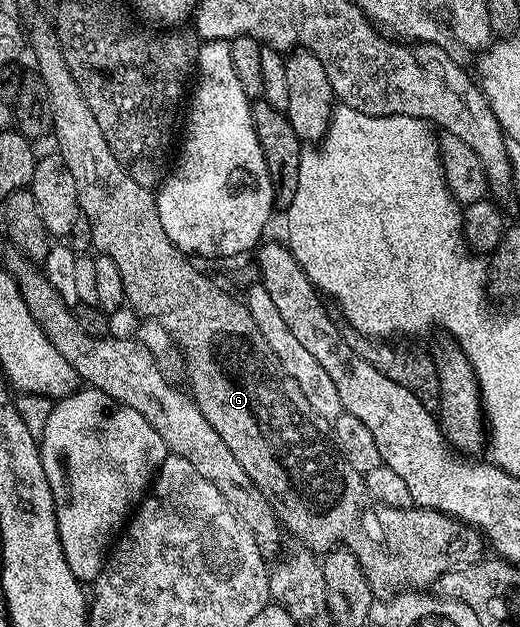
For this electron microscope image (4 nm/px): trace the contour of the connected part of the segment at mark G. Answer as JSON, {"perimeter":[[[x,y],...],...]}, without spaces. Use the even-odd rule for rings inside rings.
{"perimeter":[[[38,18],[34,27],[29,27],[28,50],[34,53],[34,62],[38,65],[35,66],[36,72],[48,92],[54,125],[52,138],[58,141],[56,152],[64,164],[68,164],[72,180],[76,180],[78,209],[84,222],[90,225],[90,238],[94,241],[95,251],[116,260],[116,268],[120,268],[120,277],[124,279],[126,302],[139,314],[139,319],[161,324],[164,332],[168,332],[171,343],[182,349],[190,397],[200,412],[204,412],[204,420],[220,432],[220,440],[228,444],[228,452],[240,460],[240,468],[244,468],[258,491],[274,507],[274,516],[279,523],[285,529],[287,526],[311,552],[329,552],[339,548],[349,550],[356,556],[364,572],[364,580],[368,580],[368,588],[378,600],[389,600],[403,592],[418,592],[433,587],[444,572],[483,561],[484,538],[475,527],[435,510],[401,510],[372,501],[366,490],[364,475],[352,468],[338,451],[327,423],[312,412],[312,404],[304,400],[304,392],[300,392],[292,376],[284,372],[280,360],[276,360],[276,352],[268,348],[268,340],[260,336],[260,328],[256,328],[256,320],[252,320],[252,312],[248,312],[245,301],[238,299],[237,302],[228,291],[210,282],[209,276],[201,274],[190,263],[193,261],[176,248],[172,240],[168,240],[168,232],[164,232],[164,224],[160,224],[155,191],[149,186],[136,184],[136,180],[132,180],[129,172],[118,163],[112,148],[108,148],[108,140],[104,140],[104,132],[100,132],[100,124],[96,124],[96,116],[92,116],[92,108],[88,108],[84,92],[80,92],[76,80],[72,80],[72,72],[68,72],[60,40],[47,19],[45,22]]]}

